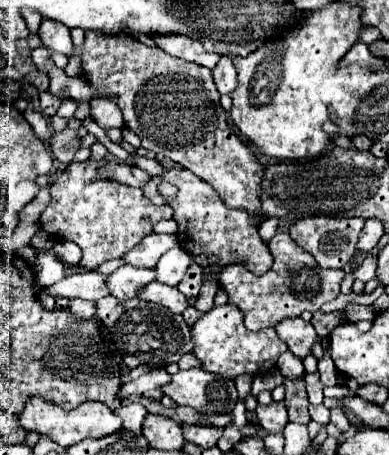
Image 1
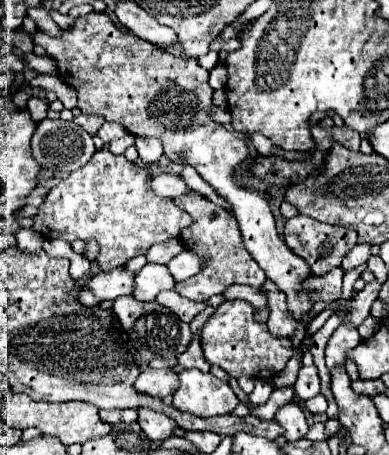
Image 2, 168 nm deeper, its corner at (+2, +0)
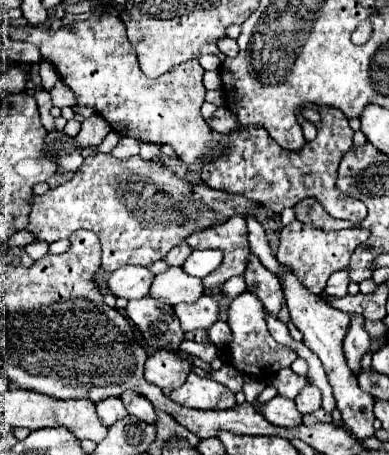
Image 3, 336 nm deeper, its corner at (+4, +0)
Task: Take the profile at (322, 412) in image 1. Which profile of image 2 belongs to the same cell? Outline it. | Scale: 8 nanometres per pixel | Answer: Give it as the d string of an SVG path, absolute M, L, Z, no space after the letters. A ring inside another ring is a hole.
M318 394L318 396L310 398L310 400L306 400L304 406L306 406L306 410L312 412L312 414L322 414L322 412L326 412L326 398L324 398L322 394Z

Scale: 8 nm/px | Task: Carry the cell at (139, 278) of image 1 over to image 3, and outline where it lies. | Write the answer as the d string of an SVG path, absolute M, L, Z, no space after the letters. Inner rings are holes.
M170 266L168 270L154 276L150 298L164 300L164 304L176 306L180 302L194 302L204 294L202 280L188 276L180 266Z

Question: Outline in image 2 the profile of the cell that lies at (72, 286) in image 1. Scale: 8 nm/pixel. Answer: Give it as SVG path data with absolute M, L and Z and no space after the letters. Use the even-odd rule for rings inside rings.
M114 268L110 272L94 274L86 286L102 300L116 300L134 292L134 276L136 274L126 268Z

